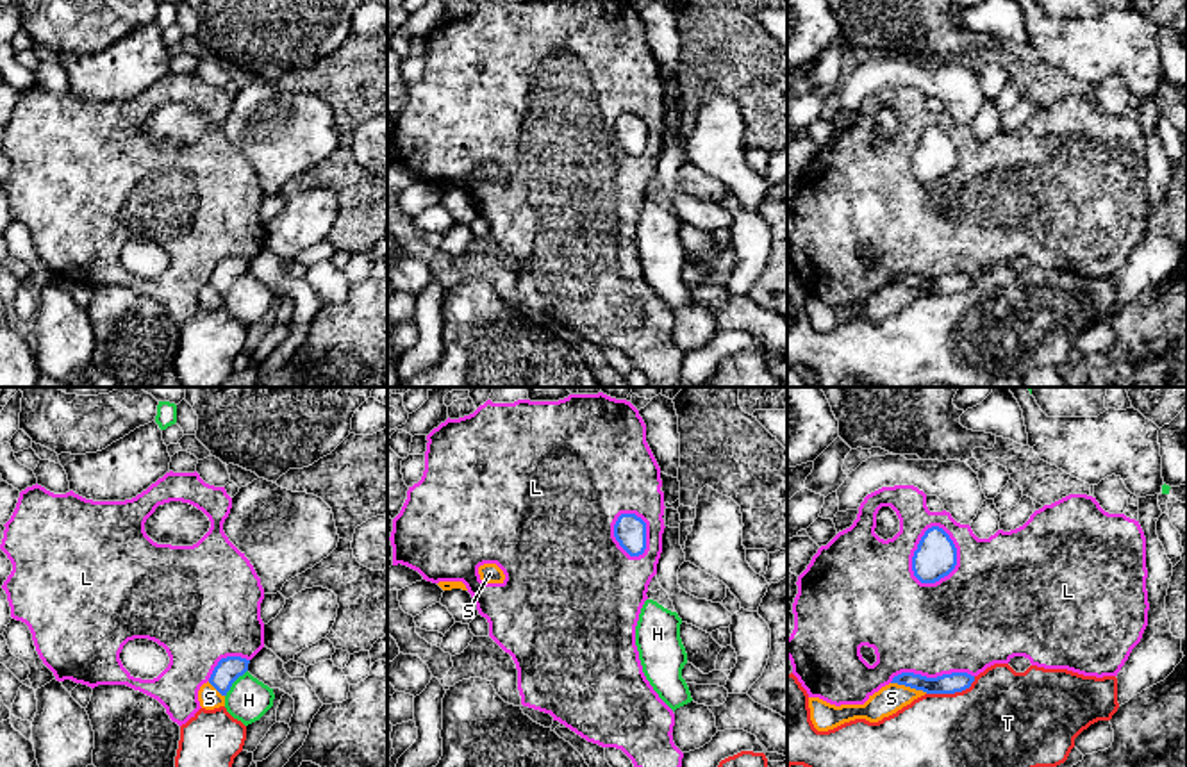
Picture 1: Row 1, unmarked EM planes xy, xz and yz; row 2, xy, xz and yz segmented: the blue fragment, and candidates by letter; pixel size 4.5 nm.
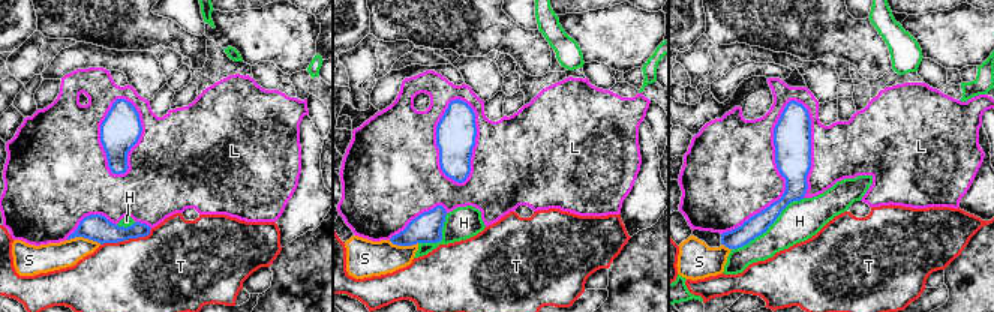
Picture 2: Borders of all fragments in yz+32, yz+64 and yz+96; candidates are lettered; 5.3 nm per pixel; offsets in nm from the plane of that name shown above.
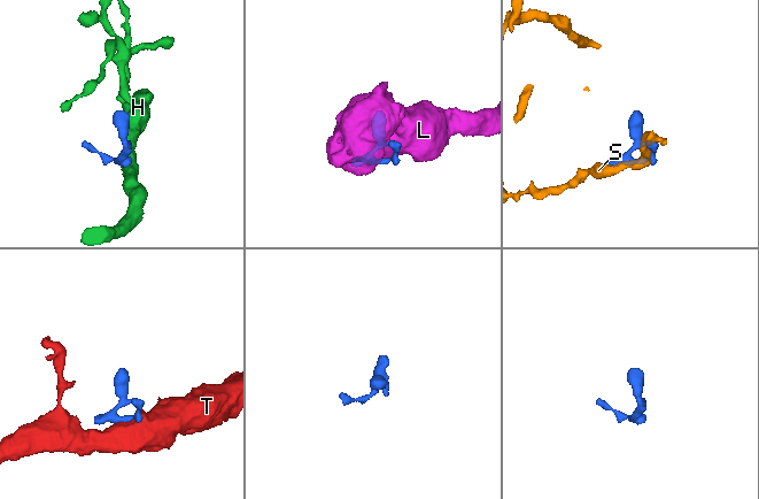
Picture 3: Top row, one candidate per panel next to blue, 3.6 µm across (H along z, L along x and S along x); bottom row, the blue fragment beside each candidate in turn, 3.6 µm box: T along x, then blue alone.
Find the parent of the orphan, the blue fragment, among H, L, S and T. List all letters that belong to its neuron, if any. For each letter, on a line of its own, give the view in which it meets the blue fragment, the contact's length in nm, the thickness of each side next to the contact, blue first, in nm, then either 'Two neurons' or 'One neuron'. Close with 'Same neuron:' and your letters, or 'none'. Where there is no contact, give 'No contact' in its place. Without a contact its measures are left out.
H: Touches blue in xy. Shared border 160 nm. Thickness 110 nm (blue) against 190 nm. Two neurons
L: Touches blue in yz. Shared border 280 nm. Thickness 190 nm (blue) against 420 nm. One neuron
S: Touches blue in yz. Shared border 180 nm. Thickness 100 nm (blue) against 130 nm. Two neurons
T: Touches blue in yz. Shared border 240 nm. Thickness 100 nm (blue) against 440 nm. Two neurons
Same neuron: L

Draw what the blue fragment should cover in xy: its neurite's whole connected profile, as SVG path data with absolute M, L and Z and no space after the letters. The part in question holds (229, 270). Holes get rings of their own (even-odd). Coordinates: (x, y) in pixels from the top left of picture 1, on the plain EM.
M170 71L155 84L152 84L146 91L125 102L93 102L75 95L73 91L66 95L54 95L37 84L27 87L25 91L20 93L16 109L11 120L4 125L5 130L0 144L0 150L7 155L7 159L12 164L12 171L2 186L11 207L11 218L29 227L39 259L54 273L57 282L71 280L75 284L82 284L91 289L98 285L127 285L134 291L139 291L157 300L166 309L170 319L178 326L182 326L191 318L195 318L195 314L202 309L198 301L198 291L203 284L209 282L221 296L227 296L232 284L248 271L250 260L264 248L264 223L261 219L261 203L264 200L264 189L250 161L228 141L228 137L223 132L223 123L228 118L230 109L232 98L227 95L225 87L214 87L205 84L196 71L195 73ZM170 102L189 103L209 118L211 128L196 144L193 146L157 144L146 136L145 132L146 120L155 112L159 105ZM134 239L148 239L166 250L170 264L157 278L154 280L134 278L123 268L120 253L123 246Z

